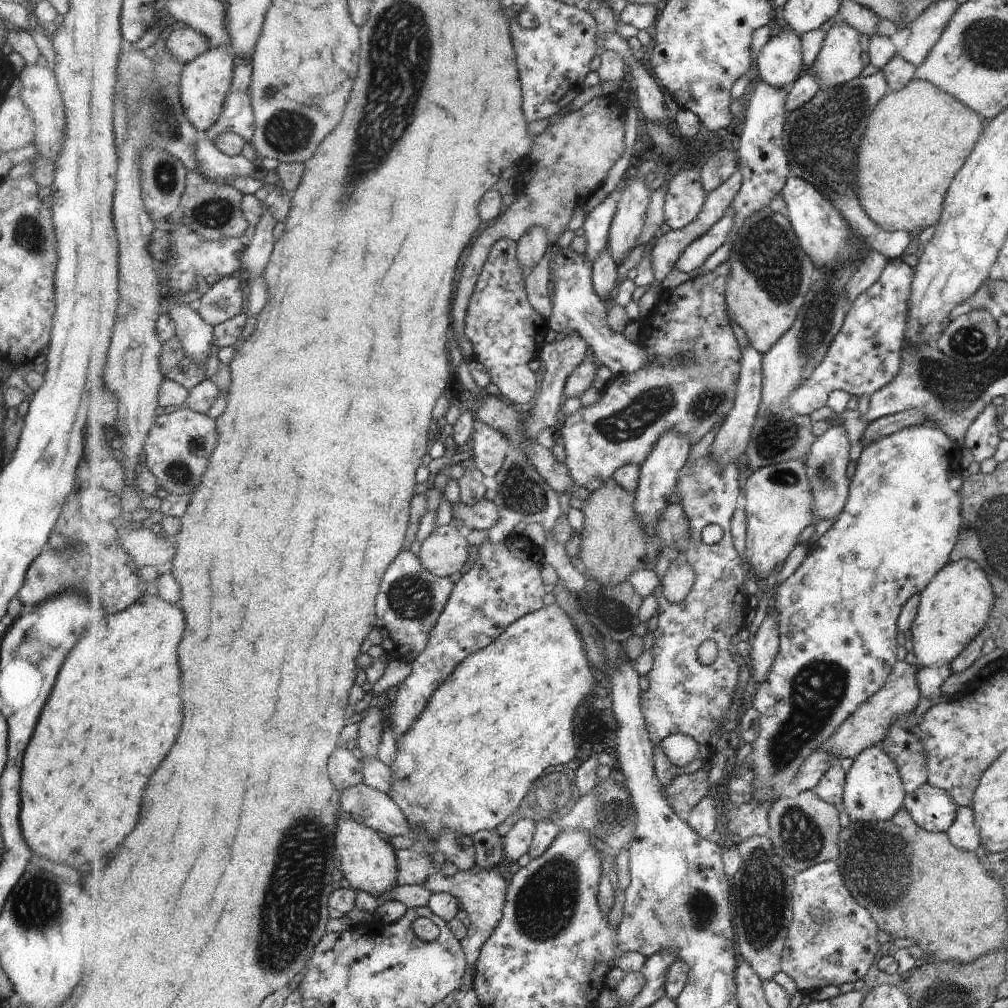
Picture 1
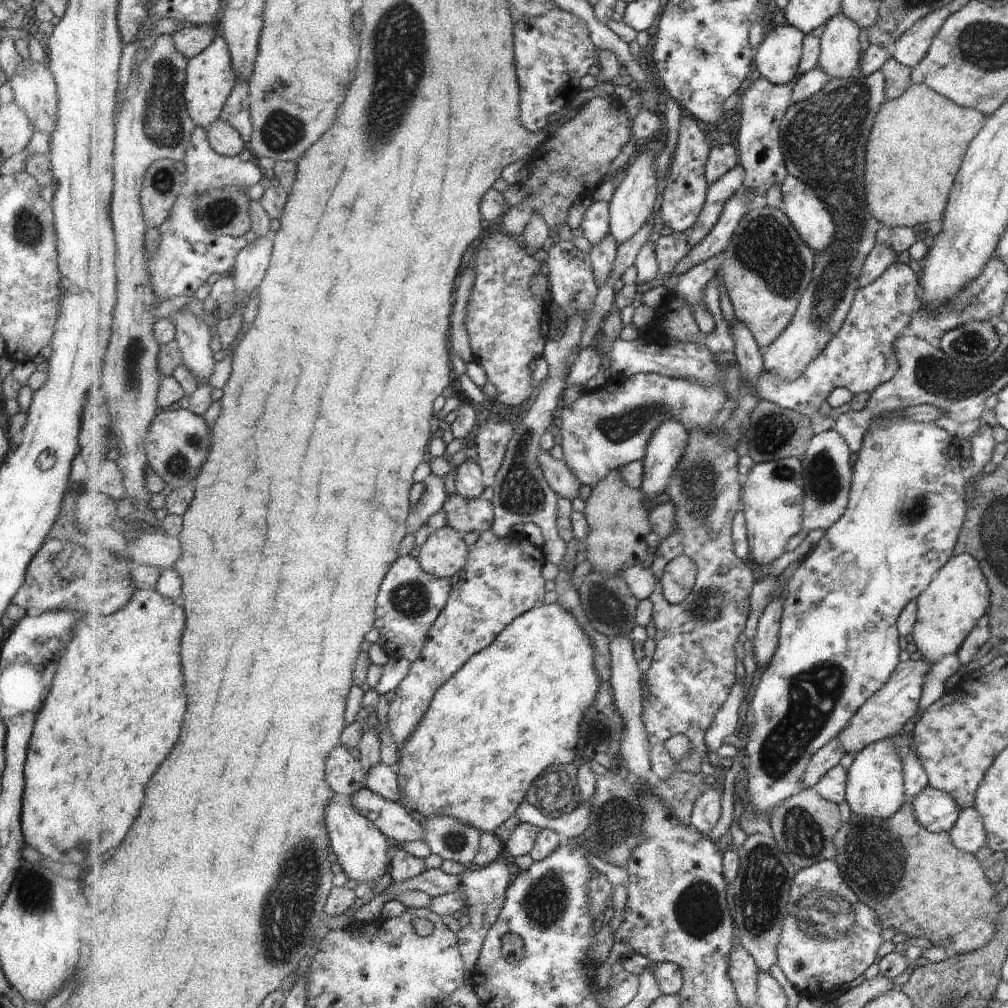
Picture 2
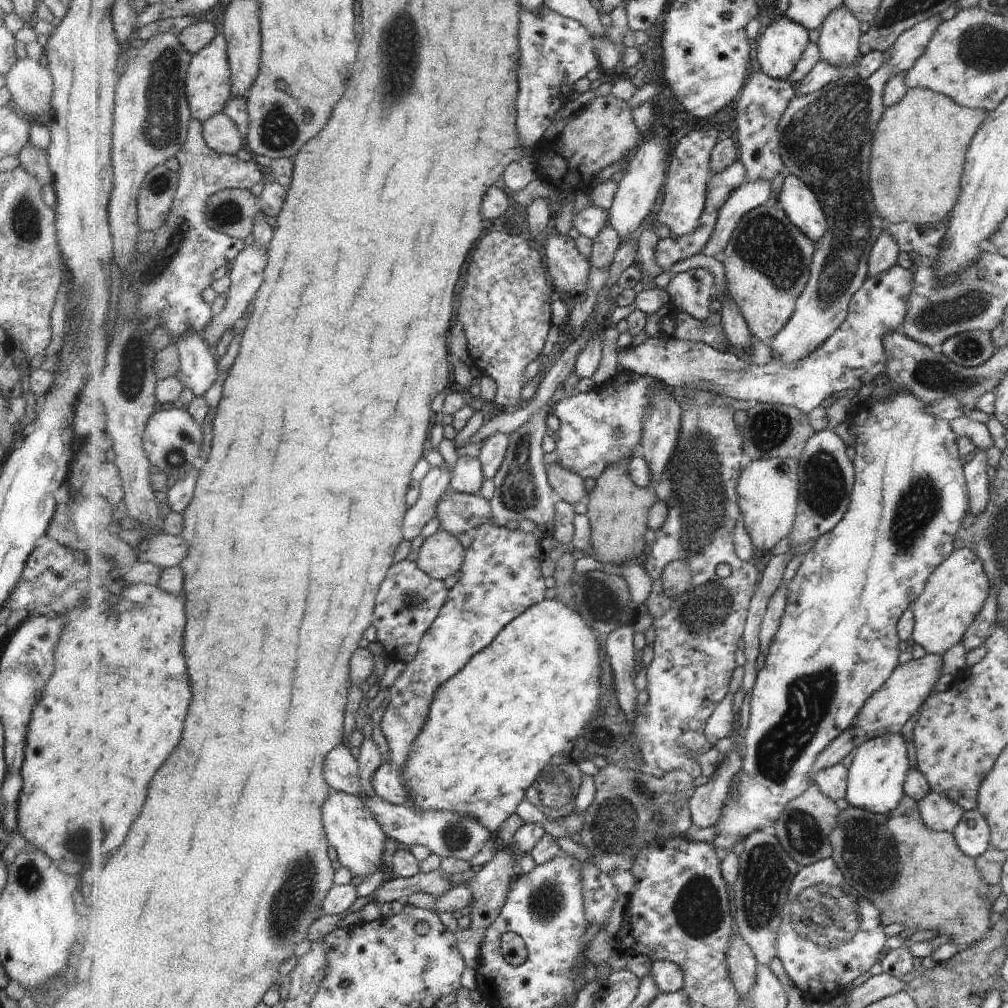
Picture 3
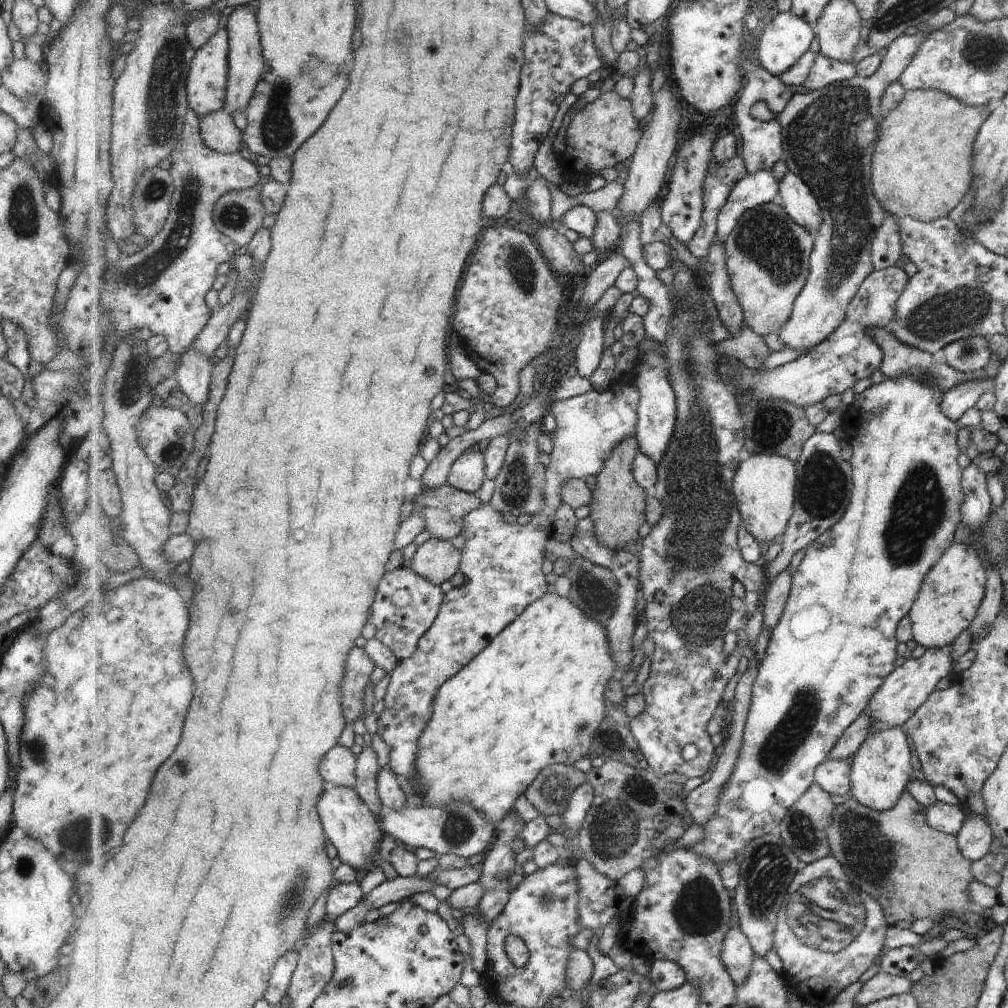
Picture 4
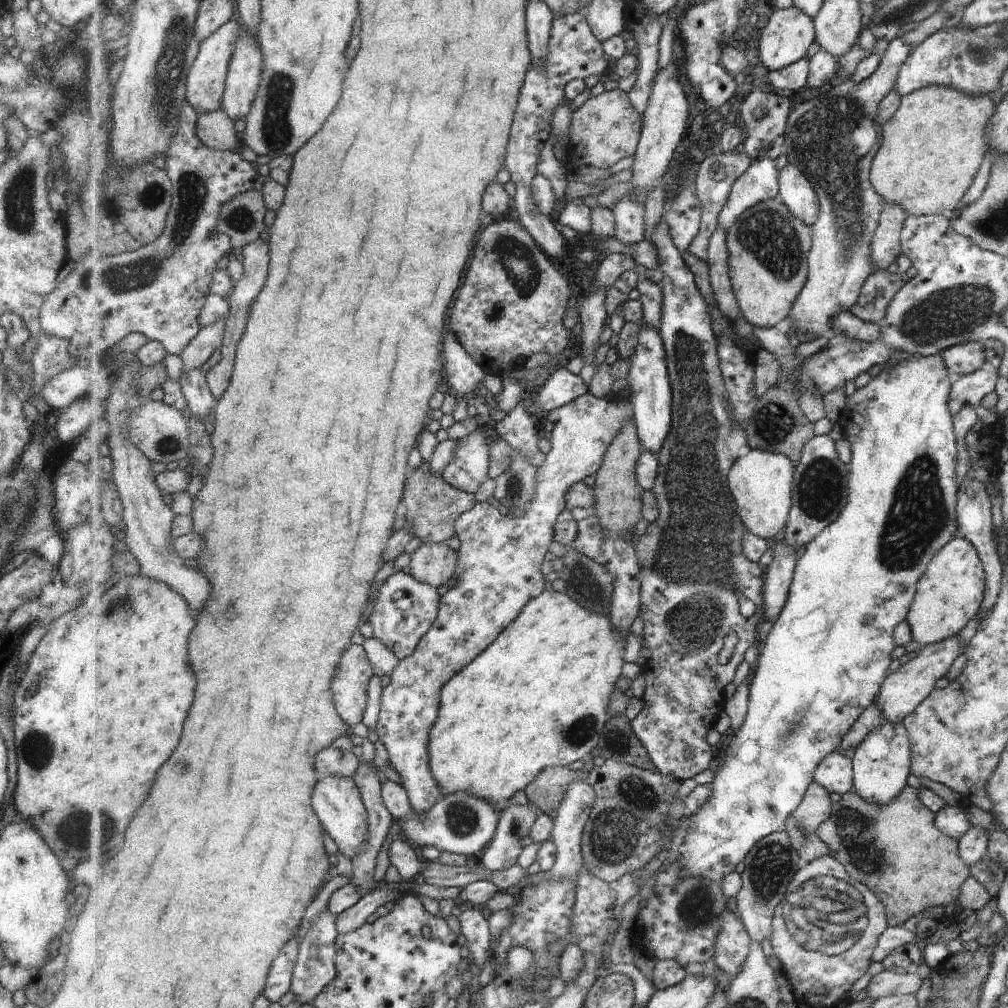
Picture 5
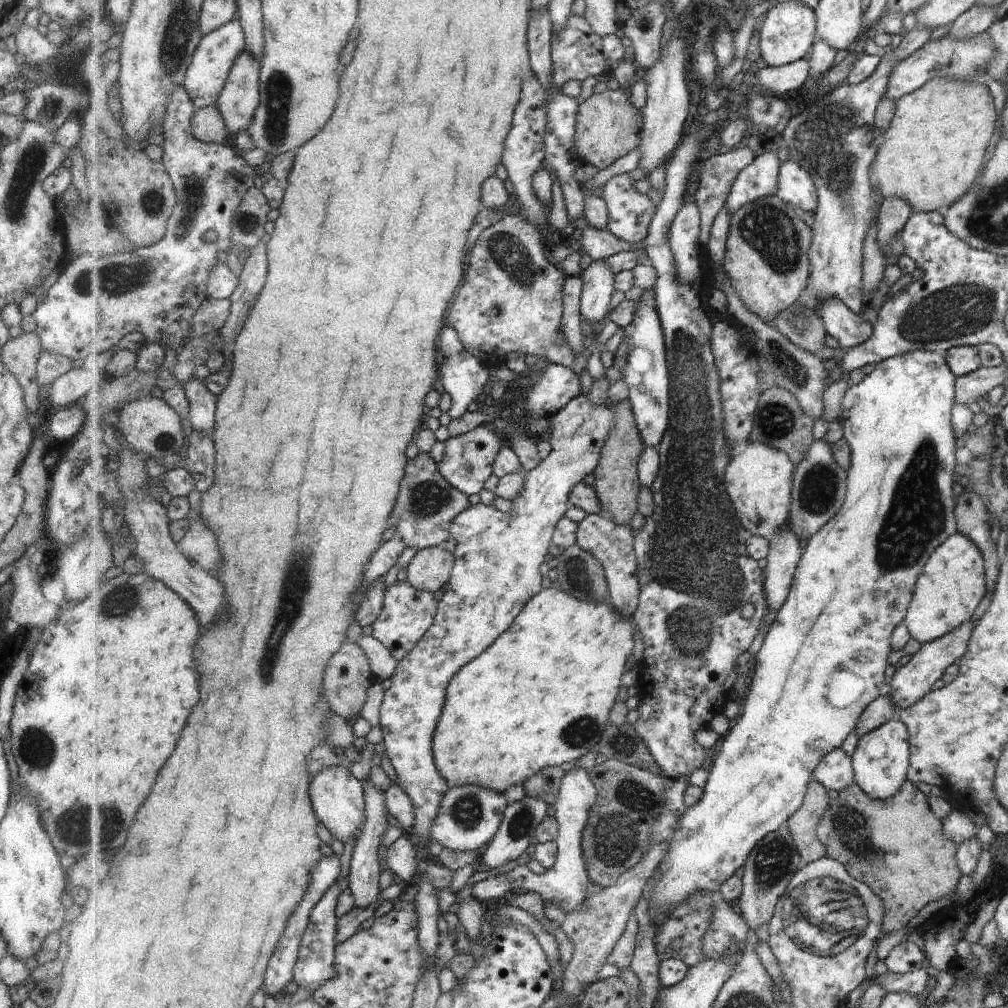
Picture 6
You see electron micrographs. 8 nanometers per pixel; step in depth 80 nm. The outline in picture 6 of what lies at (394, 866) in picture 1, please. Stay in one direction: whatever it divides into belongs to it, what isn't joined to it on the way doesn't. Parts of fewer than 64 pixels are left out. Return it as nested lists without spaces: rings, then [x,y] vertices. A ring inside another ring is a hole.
[[[325,766],[321,772],[311,777],[309,796],[313,812],[333,837],[344,844],[361,837],[366,822],[365,790],[362,782],[357,780],[345,766]]]

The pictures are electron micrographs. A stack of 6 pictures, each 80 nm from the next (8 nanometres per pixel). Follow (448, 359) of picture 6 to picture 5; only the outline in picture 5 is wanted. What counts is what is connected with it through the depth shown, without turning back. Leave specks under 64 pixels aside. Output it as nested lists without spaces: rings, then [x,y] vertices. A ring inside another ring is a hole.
[[[453,332],[445,338],[445,362],[447,386],[458,398],[458,405],[452,418],[457,422],[463,422],[469,418],[467,402],[463,396],[474,396],[473,390],[482,389],[481,381],[483,378],[488,380],[488,376]]]

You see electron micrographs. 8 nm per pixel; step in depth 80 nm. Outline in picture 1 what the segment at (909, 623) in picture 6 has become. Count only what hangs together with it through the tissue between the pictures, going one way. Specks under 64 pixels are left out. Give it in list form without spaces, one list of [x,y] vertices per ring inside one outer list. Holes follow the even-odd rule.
[[[960,559],[953,563],[947,563],[941,571],[938,571],[919,595],[918,608],[915,619],[908,629],[911,634],[913,655],[917,657],[920,667],[933,667],[936,664],[951,663],[969,645],[969,642],[980,631],[985,630],[988,622],[994,597],[987,578],[982,574],[981,568],[976,563],[966,559]]]

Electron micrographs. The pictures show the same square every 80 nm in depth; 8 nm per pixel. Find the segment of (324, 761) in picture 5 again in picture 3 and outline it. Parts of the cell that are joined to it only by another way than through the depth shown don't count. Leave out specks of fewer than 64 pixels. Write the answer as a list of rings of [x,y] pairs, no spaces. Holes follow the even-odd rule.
[[[341,743],[325,759],[324,775],[333,791],[353,796],[363,795],[358,757],[351,754],[351,746]]]

